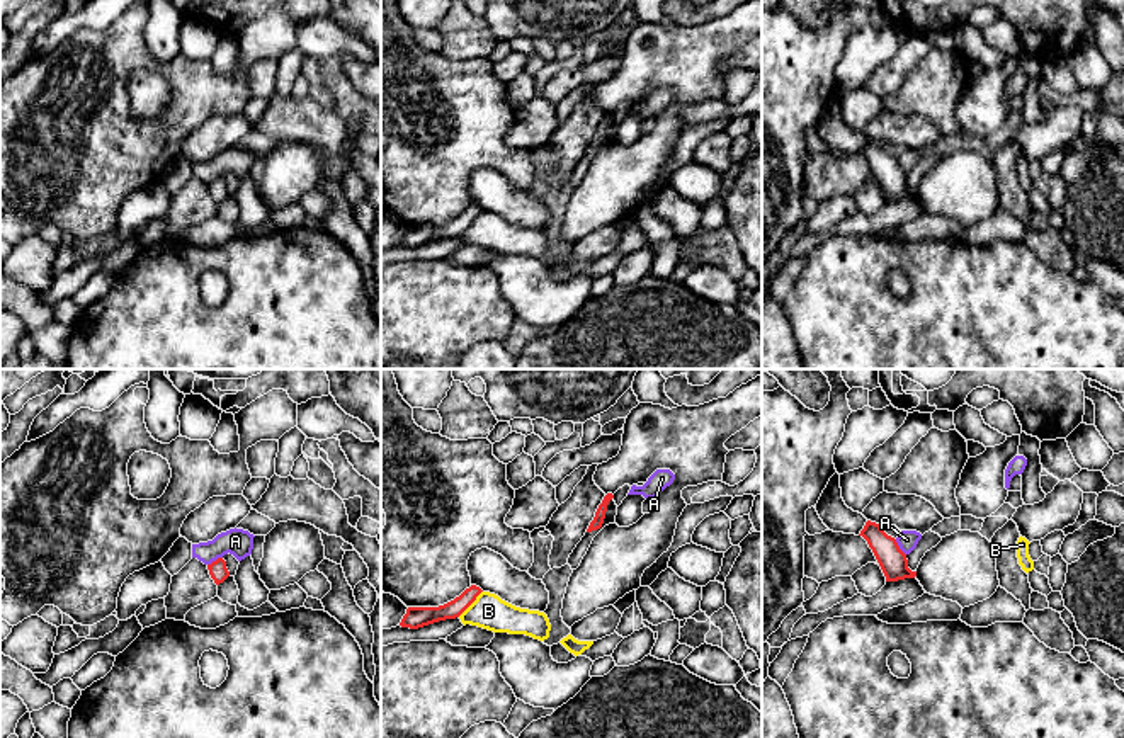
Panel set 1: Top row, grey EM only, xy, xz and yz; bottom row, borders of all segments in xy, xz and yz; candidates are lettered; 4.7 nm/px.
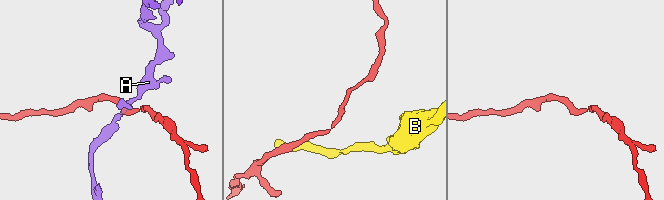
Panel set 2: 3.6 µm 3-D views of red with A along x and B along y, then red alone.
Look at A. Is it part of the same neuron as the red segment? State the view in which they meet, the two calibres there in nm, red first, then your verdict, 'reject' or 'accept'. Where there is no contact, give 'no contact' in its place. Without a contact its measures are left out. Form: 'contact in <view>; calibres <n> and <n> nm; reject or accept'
contact in yz; calibres 130 and 90 nm; reject

